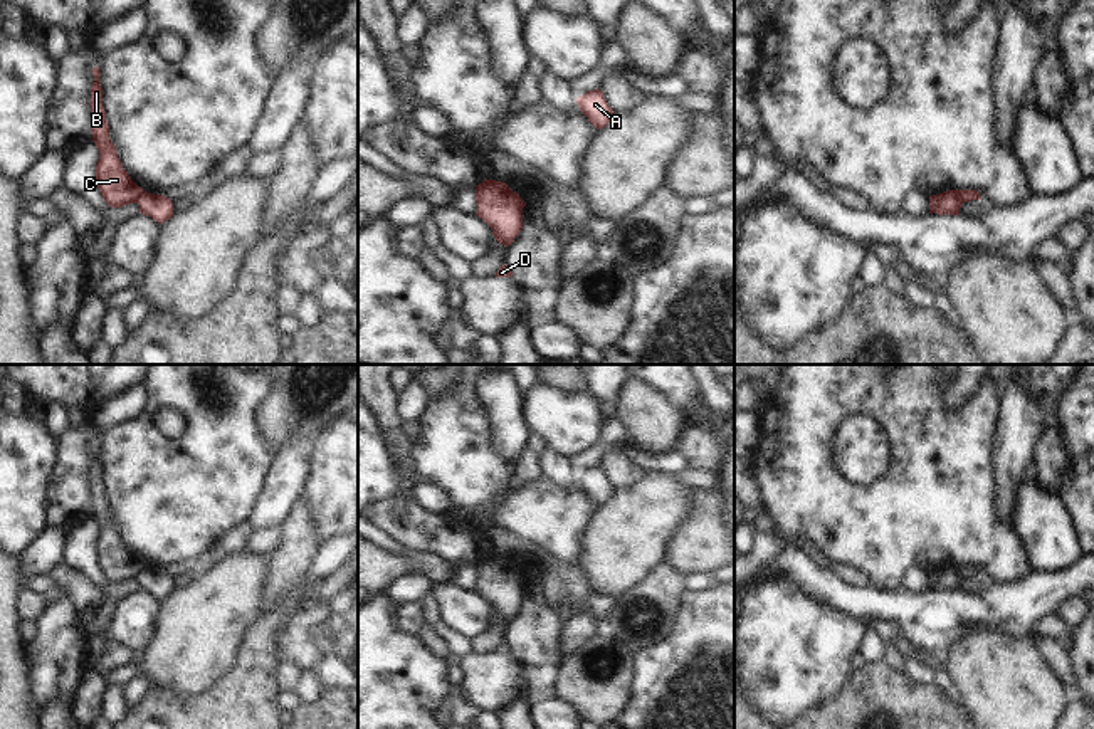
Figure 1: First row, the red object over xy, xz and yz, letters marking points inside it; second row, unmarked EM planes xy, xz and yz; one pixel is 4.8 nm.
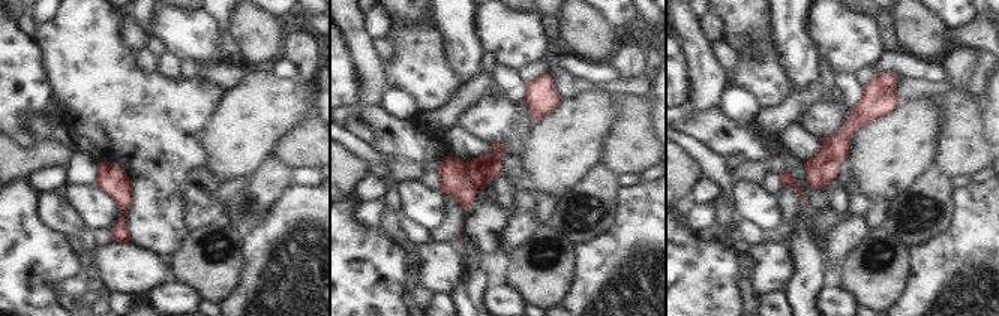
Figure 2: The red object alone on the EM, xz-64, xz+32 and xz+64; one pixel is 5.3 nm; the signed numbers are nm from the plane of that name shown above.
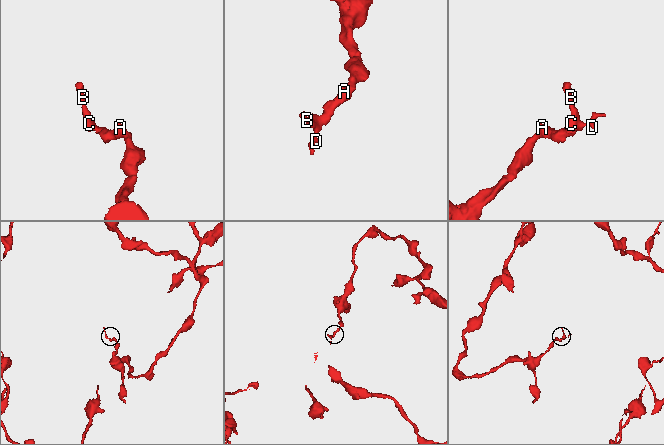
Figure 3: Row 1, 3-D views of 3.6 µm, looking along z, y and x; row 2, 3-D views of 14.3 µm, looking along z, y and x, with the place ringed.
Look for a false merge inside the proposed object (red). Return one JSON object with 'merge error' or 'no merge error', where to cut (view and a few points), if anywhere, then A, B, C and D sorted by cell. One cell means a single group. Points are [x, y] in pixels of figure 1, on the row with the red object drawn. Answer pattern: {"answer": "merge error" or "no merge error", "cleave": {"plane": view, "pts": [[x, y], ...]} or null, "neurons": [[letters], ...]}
{"answer": "merge error", "cleave": {"plane": "xy", "pts": [[143, 190], [133, 202]]}, "neurons": [["A"], ["B", "C", "D"]]}

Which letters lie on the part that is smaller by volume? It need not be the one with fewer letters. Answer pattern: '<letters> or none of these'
B, C, D

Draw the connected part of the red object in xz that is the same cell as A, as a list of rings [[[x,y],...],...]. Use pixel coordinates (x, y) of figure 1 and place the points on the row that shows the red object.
[[[600,89],[578,96],[576,104],[583,116],[586,116],[588,121],[598,129],[603,129],[615,118],[613,109],[608,106]]]

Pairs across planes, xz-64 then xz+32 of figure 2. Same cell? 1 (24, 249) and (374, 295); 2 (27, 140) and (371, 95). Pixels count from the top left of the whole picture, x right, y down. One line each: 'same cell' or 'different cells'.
1: same cell
2: different cells

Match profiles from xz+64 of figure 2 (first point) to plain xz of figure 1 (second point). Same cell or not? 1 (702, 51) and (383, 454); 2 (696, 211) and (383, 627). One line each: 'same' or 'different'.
1: different
2: different

